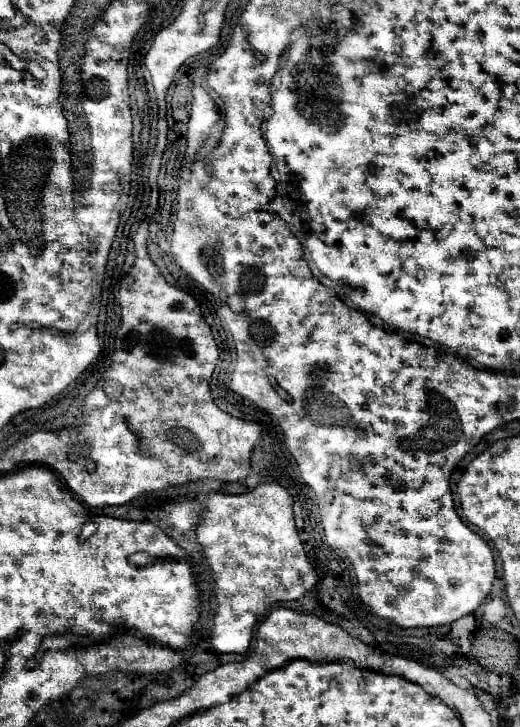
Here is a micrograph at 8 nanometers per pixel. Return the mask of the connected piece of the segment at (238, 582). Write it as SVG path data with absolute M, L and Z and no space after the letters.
M266 482L256 486L246 494L220 494L212 492L206 502L206 510L202 514L202 522L196 530L198 542L206 556L208 566L216 578L216 600L218 612L214 616L212 626L212 648L216 652L234 652L244 654L252 640L252 630L260 616L268 612L268 606L286 600L298 600L318 582L316 572L312 570L302 542L298 538L292 514L292 496L278 482Z

